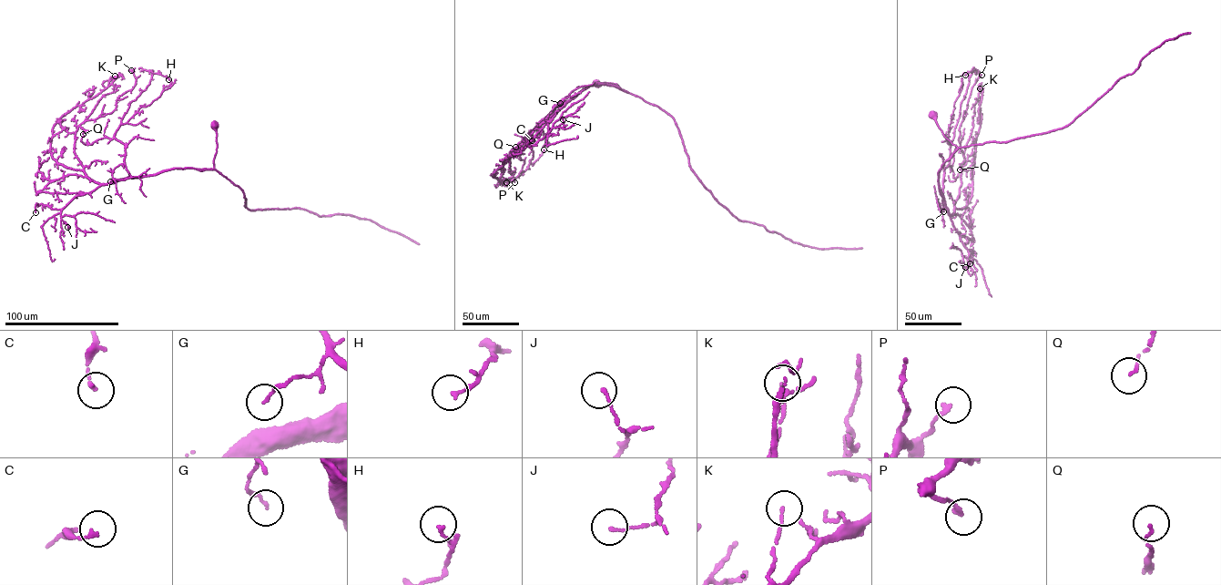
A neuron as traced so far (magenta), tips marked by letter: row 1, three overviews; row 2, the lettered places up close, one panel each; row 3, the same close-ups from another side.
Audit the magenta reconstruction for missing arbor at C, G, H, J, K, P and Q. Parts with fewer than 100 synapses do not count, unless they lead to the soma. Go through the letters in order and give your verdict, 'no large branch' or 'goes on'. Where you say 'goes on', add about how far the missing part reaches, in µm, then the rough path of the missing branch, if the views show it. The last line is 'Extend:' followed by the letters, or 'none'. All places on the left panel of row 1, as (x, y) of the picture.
C: no large branch
G: no large branch
H: no large branch
J: no large branch
K: no large branch
P: no large branch
Q: no large branch
Extend: none

